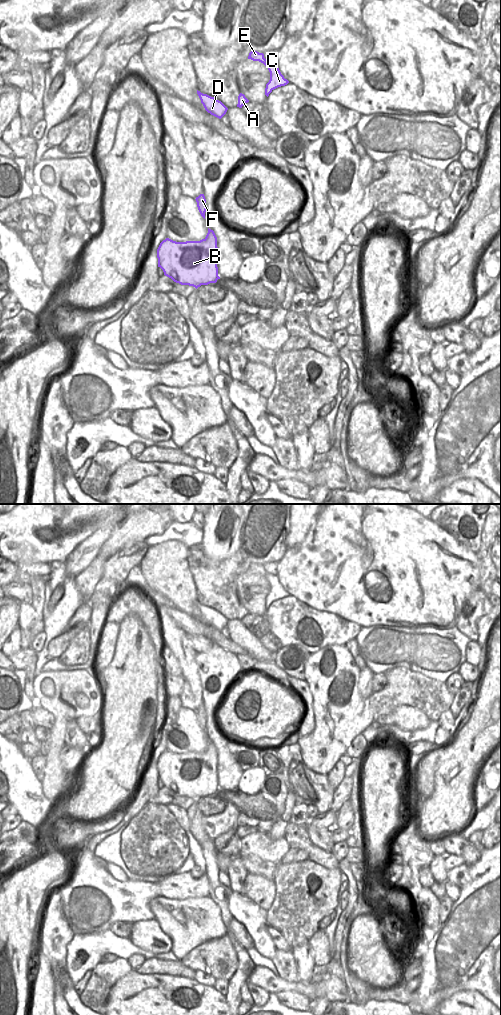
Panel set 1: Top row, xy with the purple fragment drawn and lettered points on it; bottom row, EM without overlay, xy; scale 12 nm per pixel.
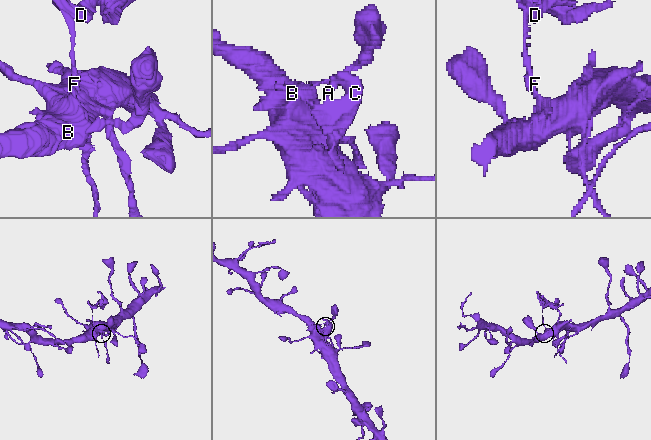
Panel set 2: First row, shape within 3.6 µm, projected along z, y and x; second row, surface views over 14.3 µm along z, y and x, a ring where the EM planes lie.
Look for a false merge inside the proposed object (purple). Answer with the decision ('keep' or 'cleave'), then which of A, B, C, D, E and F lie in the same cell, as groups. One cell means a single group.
cleave; A C D E F / B

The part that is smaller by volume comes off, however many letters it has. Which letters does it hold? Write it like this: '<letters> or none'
A, C, D, E, F

